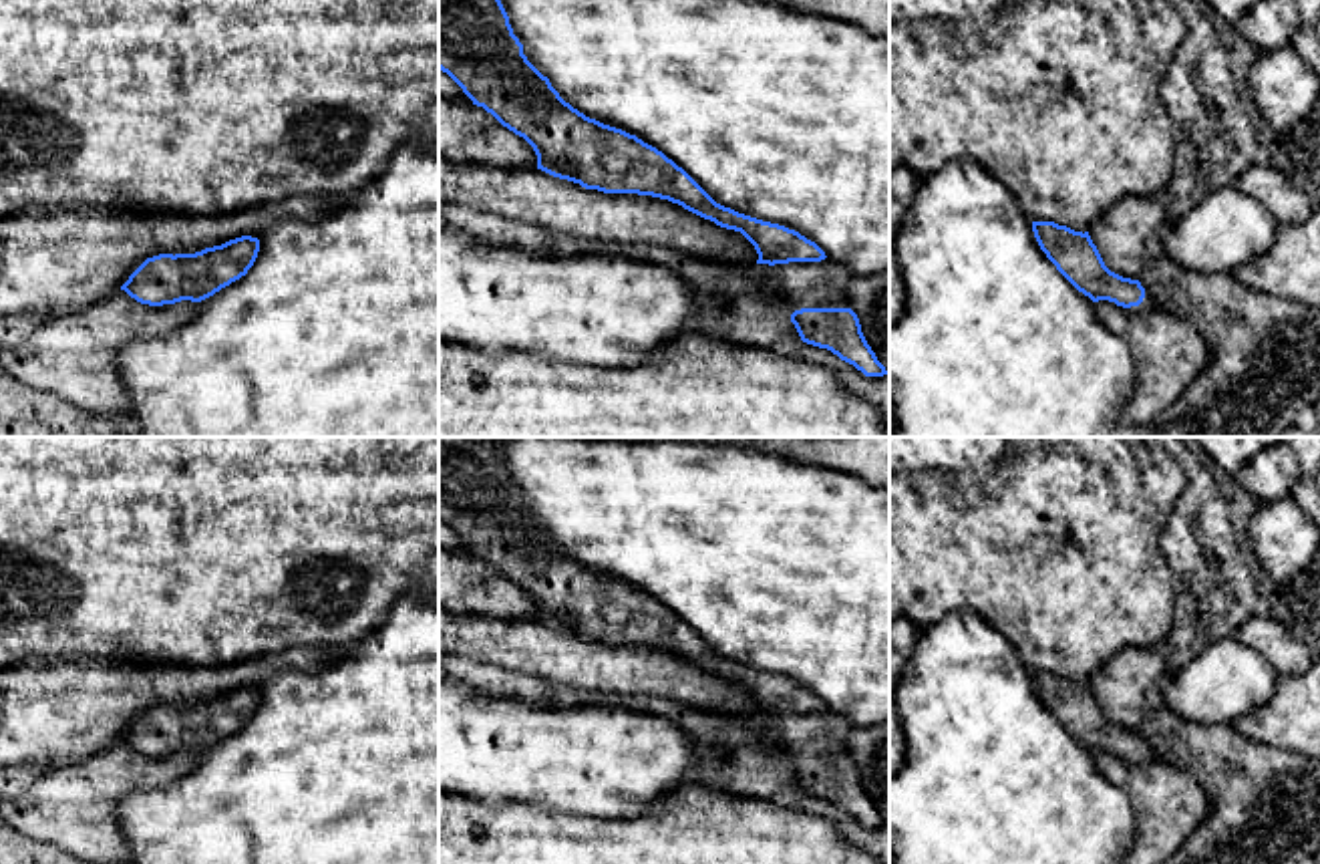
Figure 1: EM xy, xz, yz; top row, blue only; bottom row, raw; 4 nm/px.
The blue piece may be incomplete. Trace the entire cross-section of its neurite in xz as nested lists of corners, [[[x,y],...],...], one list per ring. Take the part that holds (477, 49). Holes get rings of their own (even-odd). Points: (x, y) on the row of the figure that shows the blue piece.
[[[439,0],[439,68],[473,105],[523,137],[537,155],[537,169],[604,193],[638,193],[668,199],[684,209],[740,232],[757,250],[757,264],[821,262],[825,252],[805,236],[716,203],[682,167],[636,135],[586,117],[551,87],[523,54],[501,0]]]

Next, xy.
[[[241,236],[195,254],[159,254],[147,258],[121,290],[149,306],[201,302],[245,276],[258,252],[260,240]]]

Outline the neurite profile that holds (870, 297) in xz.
[[[889,272],[851,278],[847,296],[867,344],[889,373]]]

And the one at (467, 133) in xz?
[[[439,95],[439,157],[503,169],[537,169],[533,147],[483,107]]]

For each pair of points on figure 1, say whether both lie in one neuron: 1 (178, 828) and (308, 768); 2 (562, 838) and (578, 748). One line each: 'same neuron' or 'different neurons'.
1: same neuron
2: different neurons

